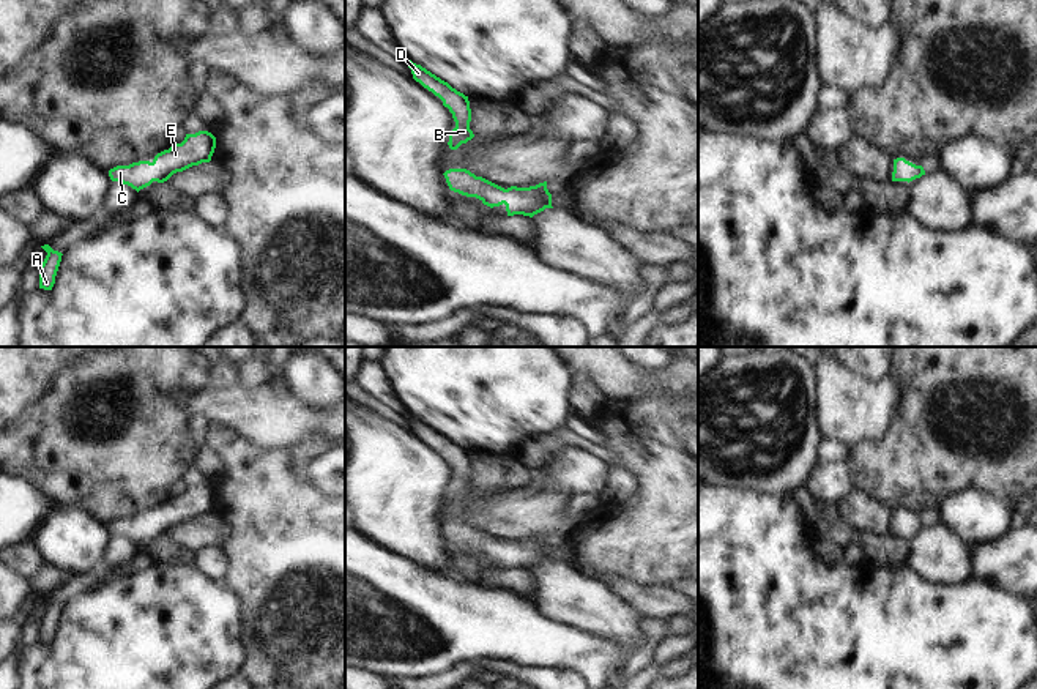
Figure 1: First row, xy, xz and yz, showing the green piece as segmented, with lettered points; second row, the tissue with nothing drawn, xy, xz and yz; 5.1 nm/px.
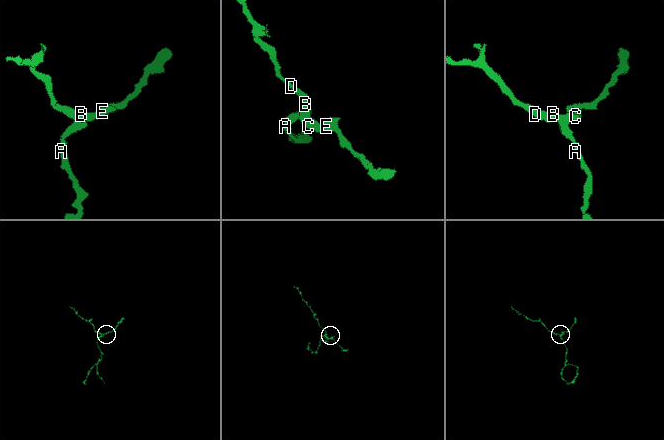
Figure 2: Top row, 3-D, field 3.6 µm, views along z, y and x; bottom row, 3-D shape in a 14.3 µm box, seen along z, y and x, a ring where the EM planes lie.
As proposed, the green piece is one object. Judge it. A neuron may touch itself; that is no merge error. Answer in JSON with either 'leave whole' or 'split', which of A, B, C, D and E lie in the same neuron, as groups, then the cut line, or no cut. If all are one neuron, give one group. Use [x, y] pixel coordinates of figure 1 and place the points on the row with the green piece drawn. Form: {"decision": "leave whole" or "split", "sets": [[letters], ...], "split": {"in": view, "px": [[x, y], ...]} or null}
{"decision": "leave whole", "sets": [["A", "B", "C", "D", "E"]], "split": null}

